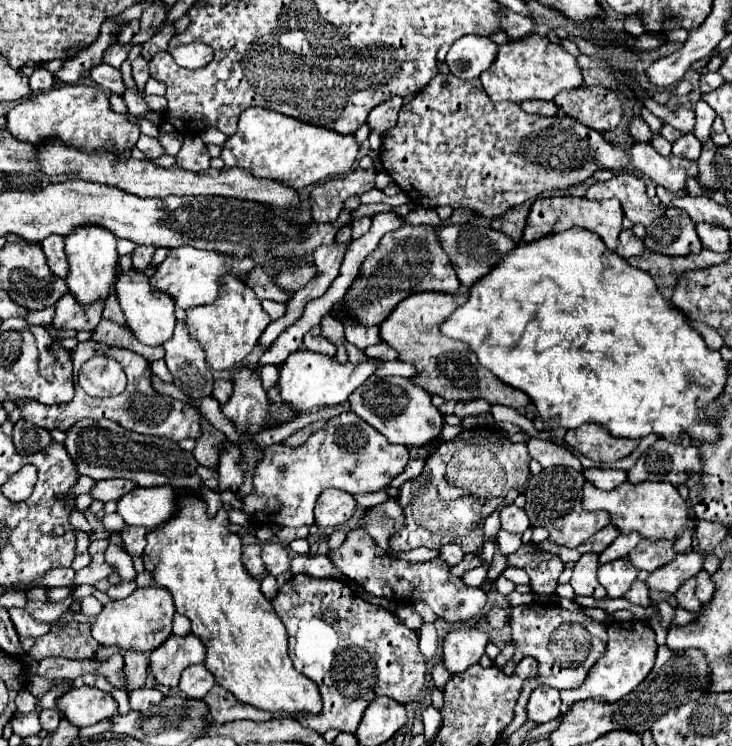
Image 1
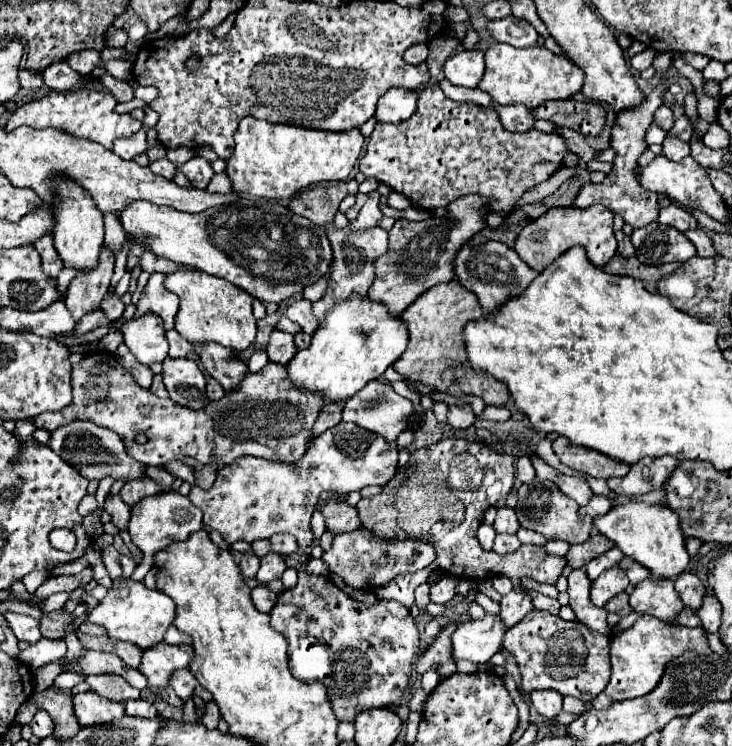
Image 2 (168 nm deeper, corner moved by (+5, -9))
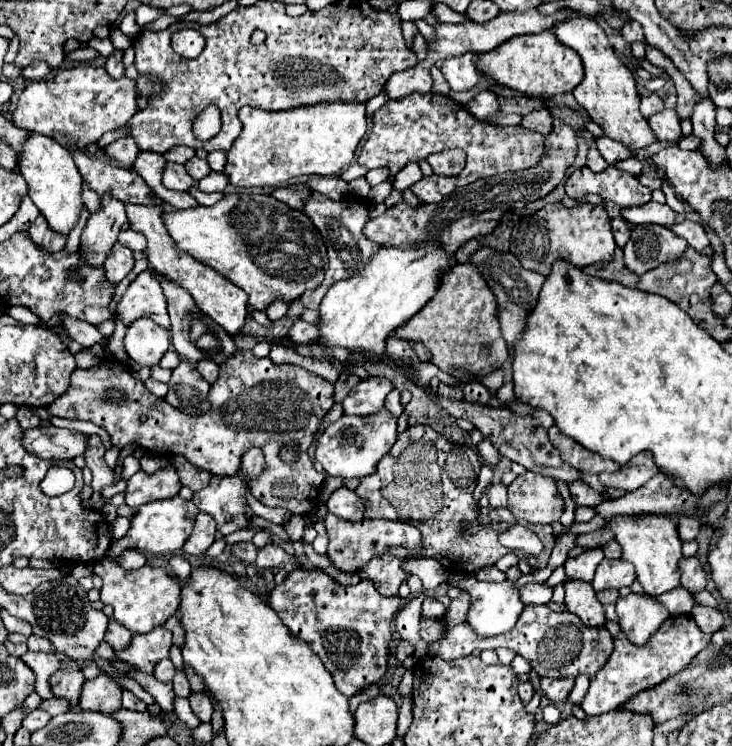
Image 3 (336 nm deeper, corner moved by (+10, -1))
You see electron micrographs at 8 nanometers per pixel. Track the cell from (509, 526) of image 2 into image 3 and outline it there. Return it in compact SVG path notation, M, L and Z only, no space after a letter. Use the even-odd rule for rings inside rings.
M491 484L487 488L487 498L493 508L505 508L507 506L507 488L503 484Z

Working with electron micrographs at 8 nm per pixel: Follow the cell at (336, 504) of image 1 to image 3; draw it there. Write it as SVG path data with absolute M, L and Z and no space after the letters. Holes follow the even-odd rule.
M339 488L333 494L329 494L329 498L325 500L325 506L331 514L349 520L349 522L357 522L363 520L363 510L365 504L361 502L361 498L349 490L349 488Z

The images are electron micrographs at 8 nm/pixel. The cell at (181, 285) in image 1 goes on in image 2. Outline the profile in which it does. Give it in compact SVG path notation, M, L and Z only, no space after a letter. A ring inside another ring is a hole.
M164 274L150 276L140 300L136 302L134 318L152 312L152 314L158 314L164 320L164 328L170 330L174 328L174 318L178 312L178 296L168 292L162 282L164 282Z

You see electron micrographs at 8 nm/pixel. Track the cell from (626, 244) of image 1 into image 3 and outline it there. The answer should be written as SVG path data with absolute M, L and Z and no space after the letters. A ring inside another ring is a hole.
M615 218L615 220L613 220L613 234L615 234L615 242L617 242L617 246L623 248L623 246L627 244L627 240L629 240L631 230L627 228L627 224L625 224L621 218Z

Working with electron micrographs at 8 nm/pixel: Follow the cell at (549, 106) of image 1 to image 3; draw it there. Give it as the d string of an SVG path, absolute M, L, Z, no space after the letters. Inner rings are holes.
M481 92L467 104L467 110L477 118L487 120L487 118L495 118L501 112L501 106L495 92Z

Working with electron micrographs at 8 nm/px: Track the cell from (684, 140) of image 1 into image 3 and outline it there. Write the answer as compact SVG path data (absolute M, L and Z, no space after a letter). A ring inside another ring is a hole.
M661 110L661 114L653 114L653 118L649 118L649 126L657 142L675 144L681 138L681 126L675 110Z

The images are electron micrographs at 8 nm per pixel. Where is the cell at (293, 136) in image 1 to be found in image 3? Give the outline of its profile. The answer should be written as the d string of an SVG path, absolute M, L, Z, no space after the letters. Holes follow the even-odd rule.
M321 102L317 106L293 108L287 112L267 112L243 106L239 110L239 120L243 130L227 152L223 170L237 188L277 188L299 176L339 174L351 164L355 148L367 132L365 104L345 102Z

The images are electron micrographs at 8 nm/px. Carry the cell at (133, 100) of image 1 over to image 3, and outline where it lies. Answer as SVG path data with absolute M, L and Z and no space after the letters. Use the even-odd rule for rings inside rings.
M121 50L115 52L115 54L111 54L111 56L107 58L105 70L107 70L107 74L109 74L111 78L121 78L121 76L123 76L125 68L123 68L123 64L121 64L121 58L123 58L123 52L121 52Z

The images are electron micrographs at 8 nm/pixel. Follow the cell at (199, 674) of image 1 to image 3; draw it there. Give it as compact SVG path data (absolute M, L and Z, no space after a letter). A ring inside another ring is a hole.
M167 658L167 660L161 660L159 664L157 664L157 670L153 672L153 676L157 678L157 680L161 680L161 682L171 682L173 680L173 676L175 676L175 666L173 666L173 662Z

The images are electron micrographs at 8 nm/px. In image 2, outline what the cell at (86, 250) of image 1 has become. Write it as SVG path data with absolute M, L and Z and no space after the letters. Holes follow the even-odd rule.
M56 176L52 180L52 192L54 202L48 204L52 218L54 218L54 248L64 260L64 266L74 268L78 272L88 272L96 266L100 248L104 244L104 220L102 212L96 208L94 198L90 198L90 192L86 192L78 182Z

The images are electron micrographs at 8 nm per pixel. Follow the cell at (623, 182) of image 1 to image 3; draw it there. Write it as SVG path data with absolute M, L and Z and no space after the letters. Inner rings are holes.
M609 166L599 174L589 168L575 170L565 184L565 192L575 200L585 198L587 194L601 194L605 200L611 200L621 208L643 206L651 200L651 190L647 186L639 184L635 176L615 166Z

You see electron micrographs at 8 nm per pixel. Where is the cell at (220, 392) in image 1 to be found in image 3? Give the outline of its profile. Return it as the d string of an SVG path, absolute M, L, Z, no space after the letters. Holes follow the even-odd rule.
M209 360L199 362L199 364L197 364L197 370L199 370L199 374L203 376L203 380L209 382L209 384L213 384L213 382L217 380L217 376L219 376L219 366L217 366L215 362L209 362Z

